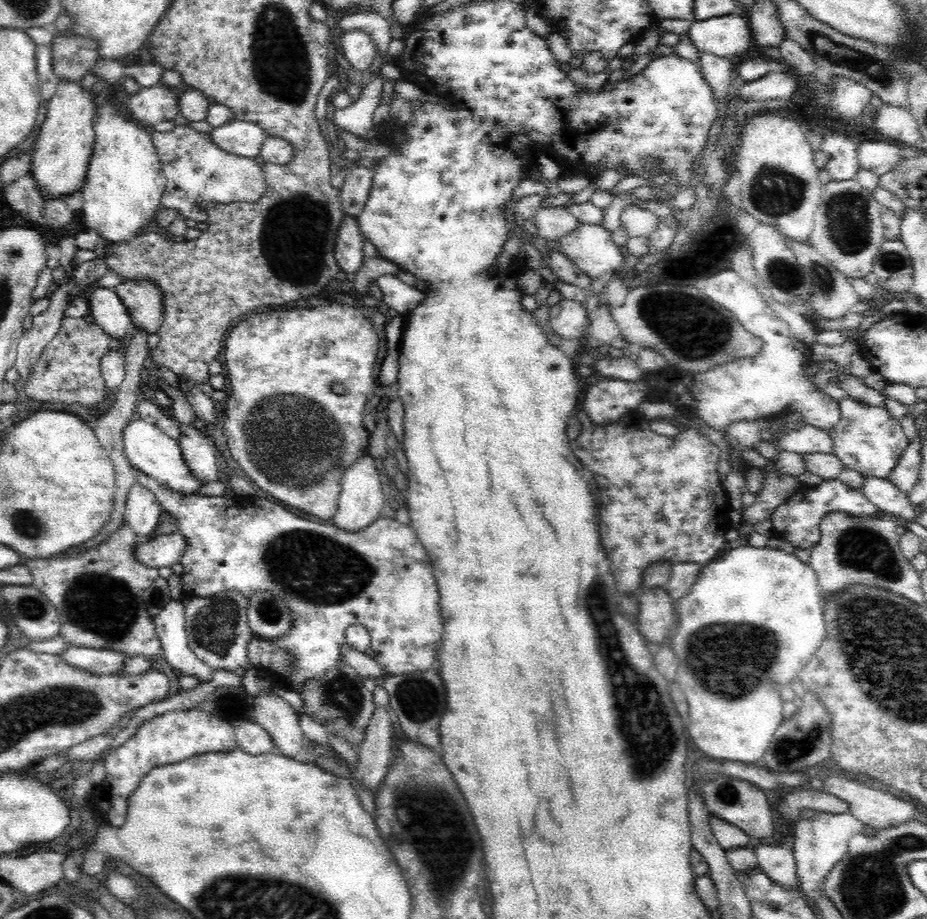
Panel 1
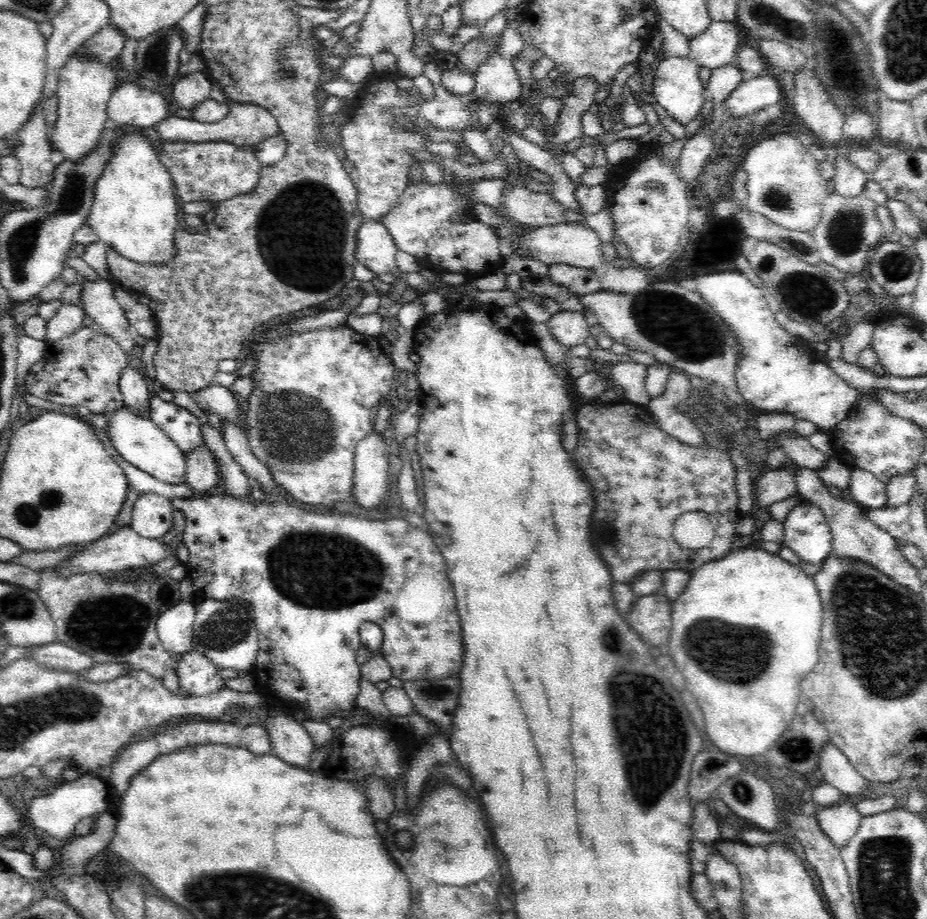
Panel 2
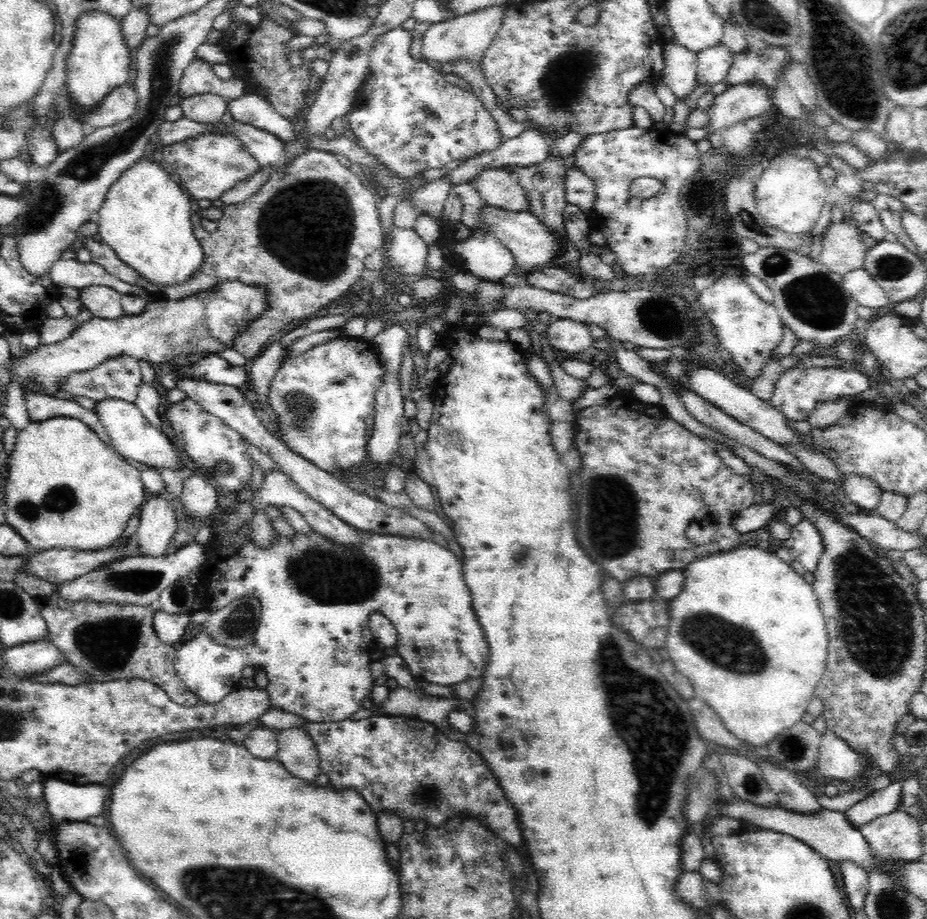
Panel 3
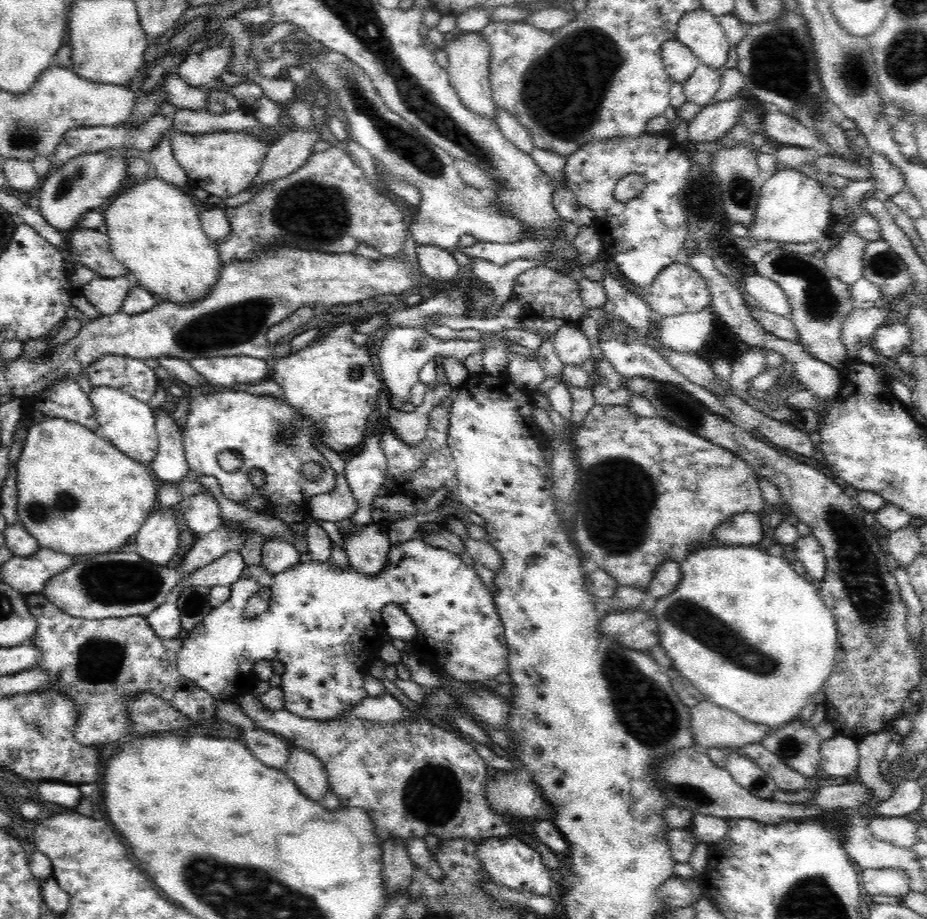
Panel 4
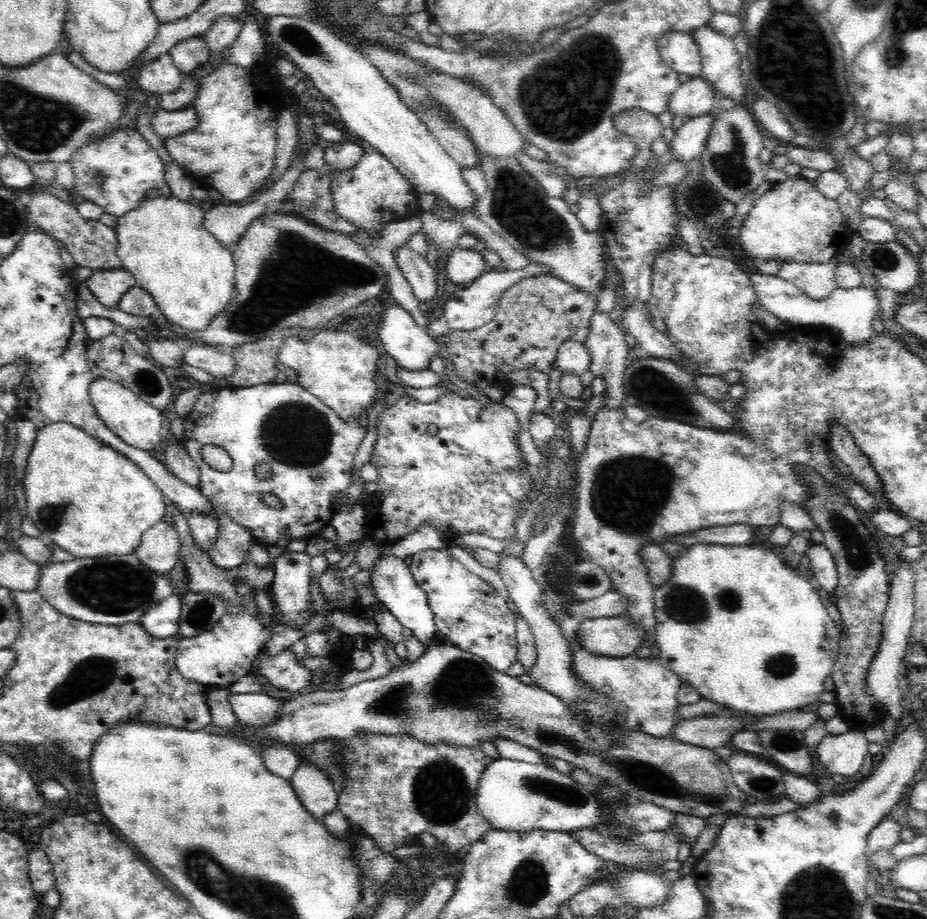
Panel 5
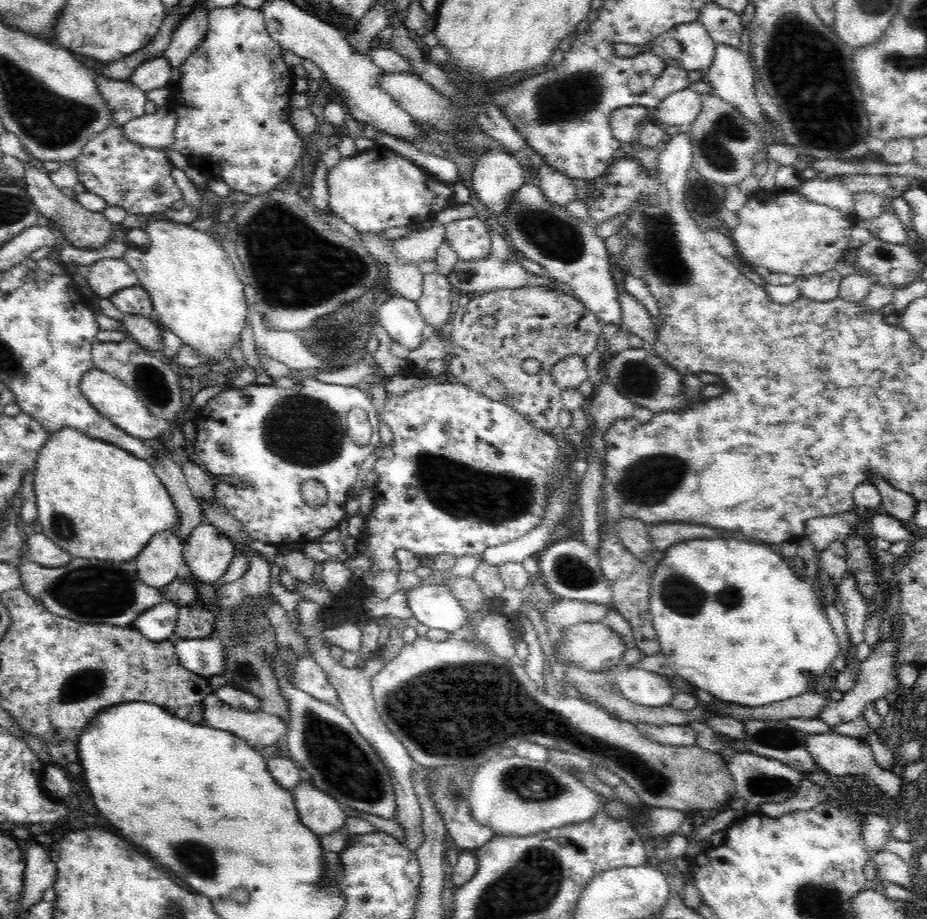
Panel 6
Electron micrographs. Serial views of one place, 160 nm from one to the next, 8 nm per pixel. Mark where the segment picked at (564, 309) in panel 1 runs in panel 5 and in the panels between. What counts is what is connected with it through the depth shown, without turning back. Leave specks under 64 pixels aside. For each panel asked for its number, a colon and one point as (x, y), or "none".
2: (569, 327)
3: (565, 335)
4: (573, 348)
5: (573, 358)

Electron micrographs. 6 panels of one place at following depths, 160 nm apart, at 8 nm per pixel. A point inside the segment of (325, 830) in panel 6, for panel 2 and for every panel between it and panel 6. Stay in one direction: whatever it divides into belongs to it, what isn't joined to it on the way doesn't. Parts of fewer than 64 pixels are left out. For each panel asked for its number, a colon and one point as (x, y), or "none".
2: (290, 741)
3: (297, 752)
4: (307, 771)
5: (316, 791)

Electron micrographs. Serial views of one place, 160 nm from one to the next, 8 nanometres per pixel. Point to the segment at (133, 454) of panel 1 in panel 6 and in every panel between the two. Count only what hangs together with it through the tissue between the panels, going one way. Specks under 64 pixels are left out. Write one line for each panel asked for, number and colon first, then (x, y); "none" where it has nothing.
2: (134, 436)
3: (131, 434)
4: (128, 423)
5: (138, 424)
6: (119, 403)

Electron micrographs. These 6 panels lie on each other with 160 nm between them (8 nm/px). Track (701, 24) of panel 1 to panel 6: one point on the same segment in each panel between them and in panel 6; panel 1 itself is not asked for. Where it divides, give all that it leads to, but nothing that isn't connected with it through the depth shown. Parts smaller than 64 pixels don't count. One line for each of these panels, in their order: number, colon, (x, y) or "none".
2: (716, 47)
3: (713, 64)
4: (703, 84)
5: (696, 97)
6: (682, 107)

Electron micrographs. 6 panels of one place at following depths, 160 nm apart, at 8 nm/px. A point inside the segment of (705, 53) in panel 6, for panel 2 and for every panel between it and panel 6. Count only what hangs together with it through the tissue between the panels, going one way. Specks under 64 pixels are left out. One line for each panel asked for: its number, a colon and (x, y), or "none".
2: (678, 89)
3: (680, 72)
4: (680, 62)
5: (678, 49)

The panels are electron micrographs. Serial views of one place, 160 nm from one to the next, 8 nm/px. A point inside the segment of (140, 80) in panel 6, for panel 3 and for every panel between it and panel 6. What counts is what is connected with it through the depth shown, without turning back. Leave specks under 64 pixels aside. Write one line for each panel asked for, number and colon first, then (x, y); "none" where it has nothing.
3: (207, 109)
4: (185, 97)
5: (161, 76)

